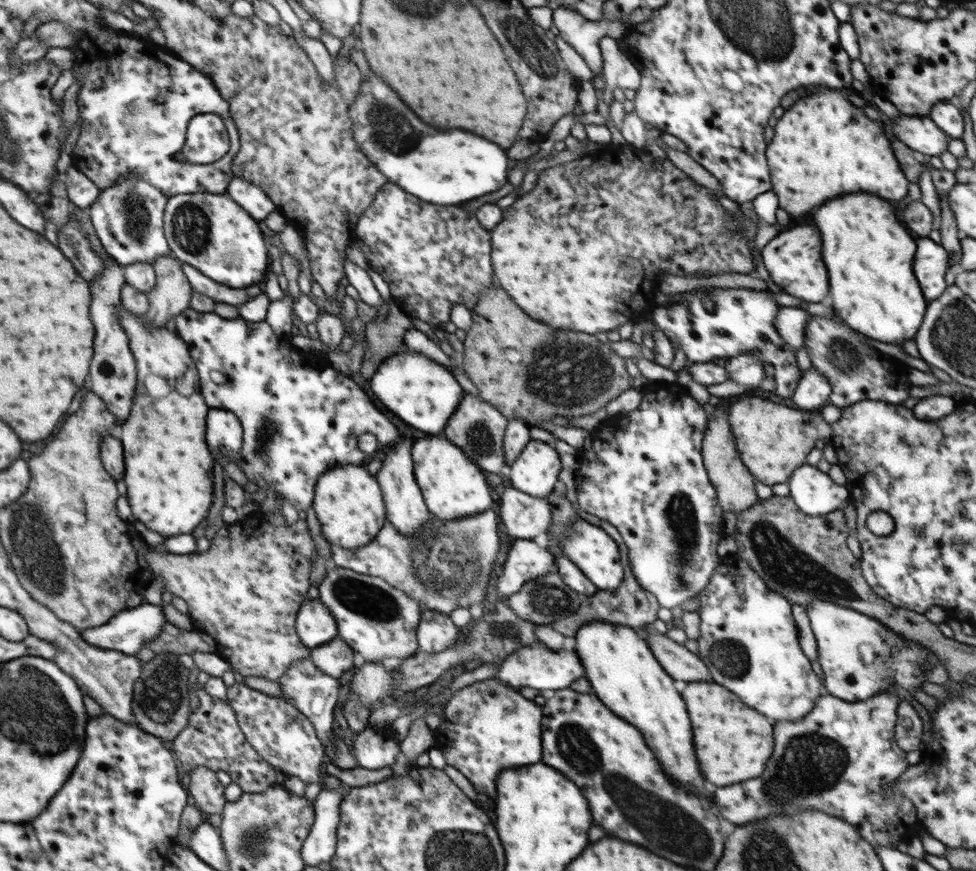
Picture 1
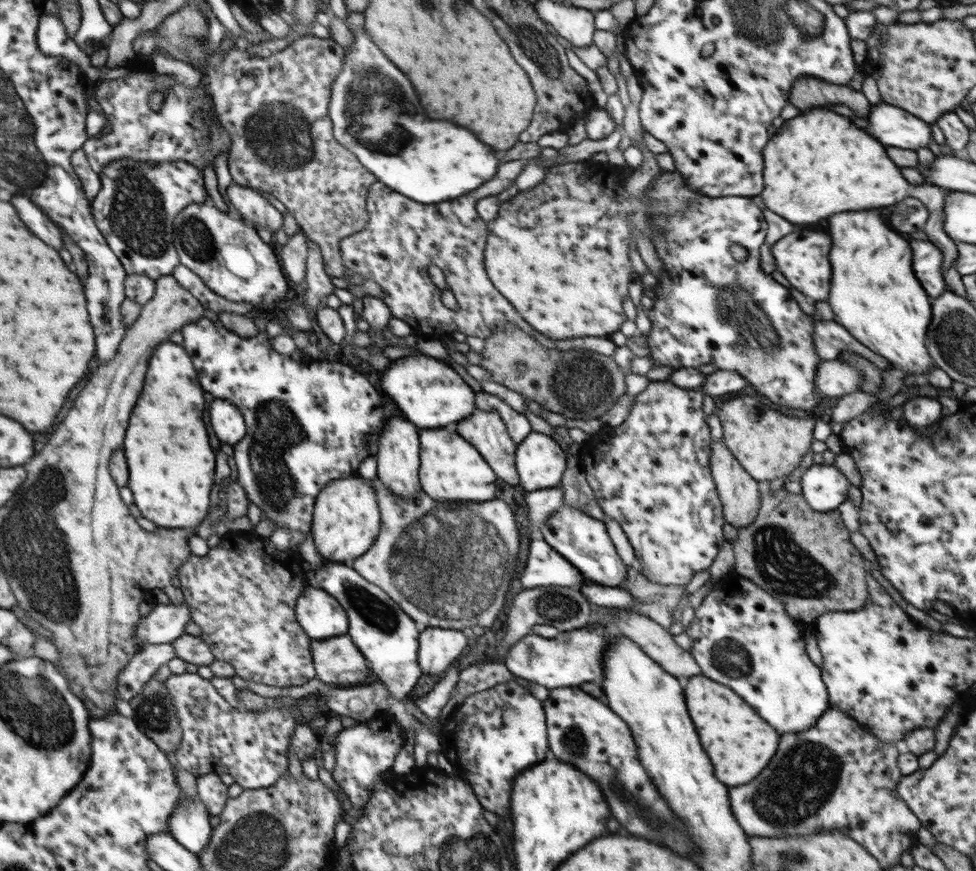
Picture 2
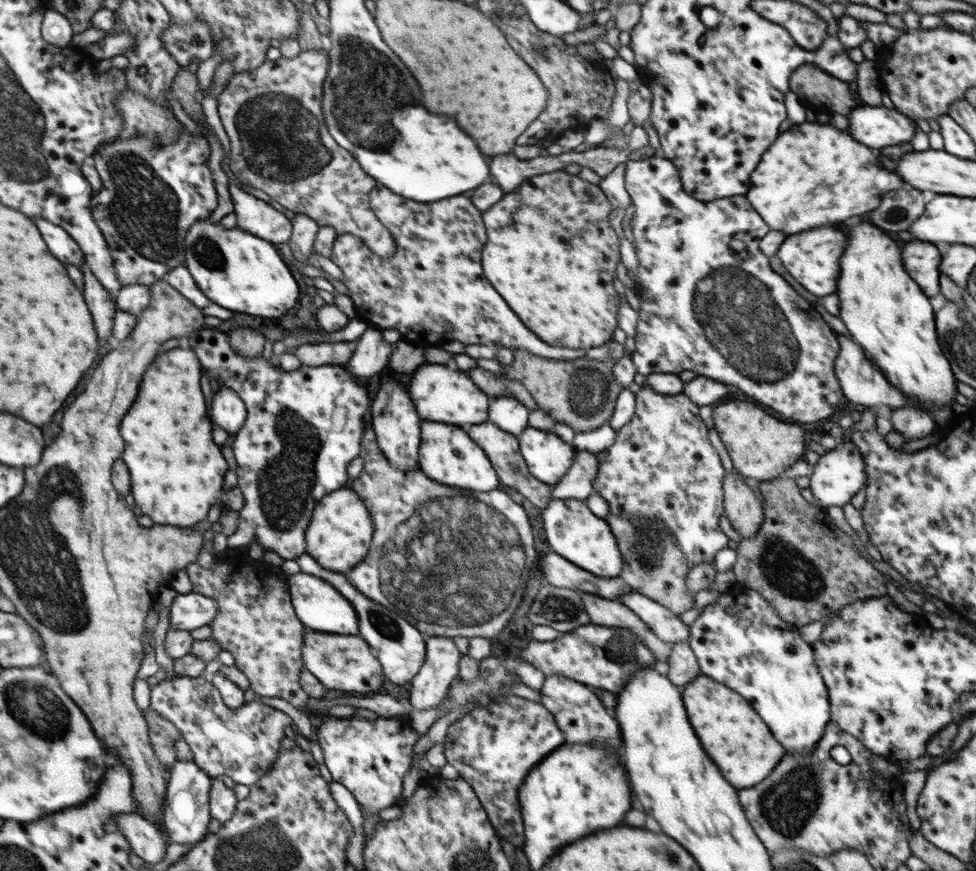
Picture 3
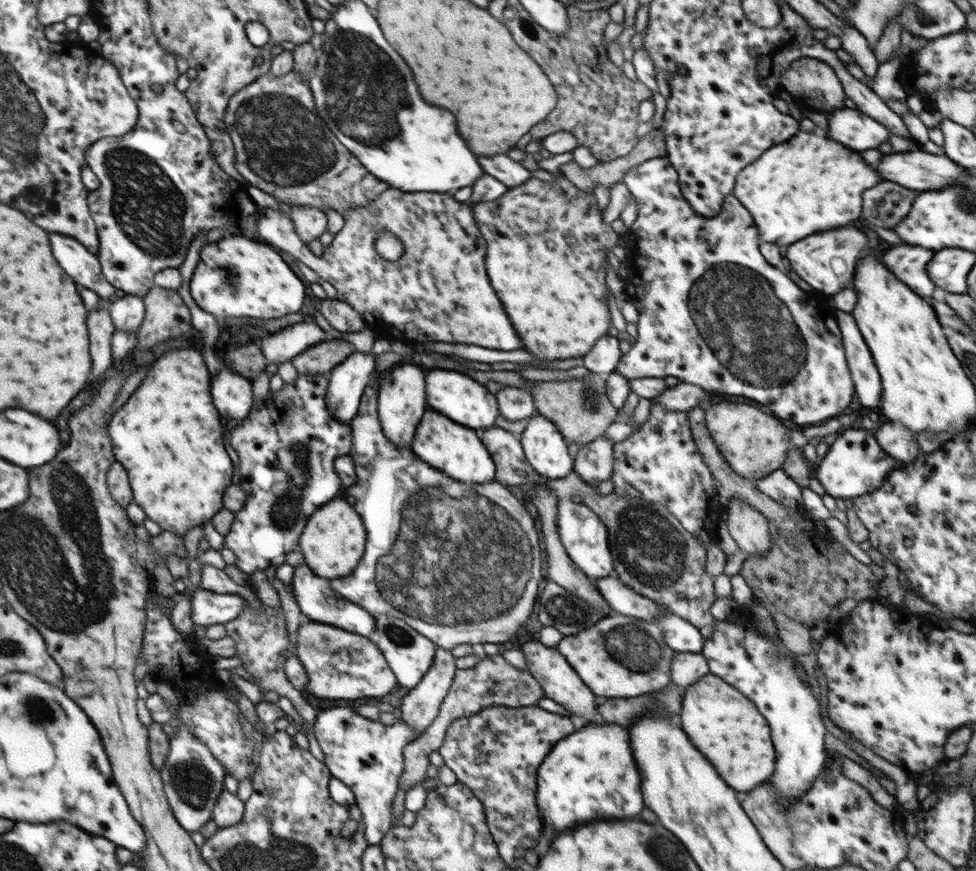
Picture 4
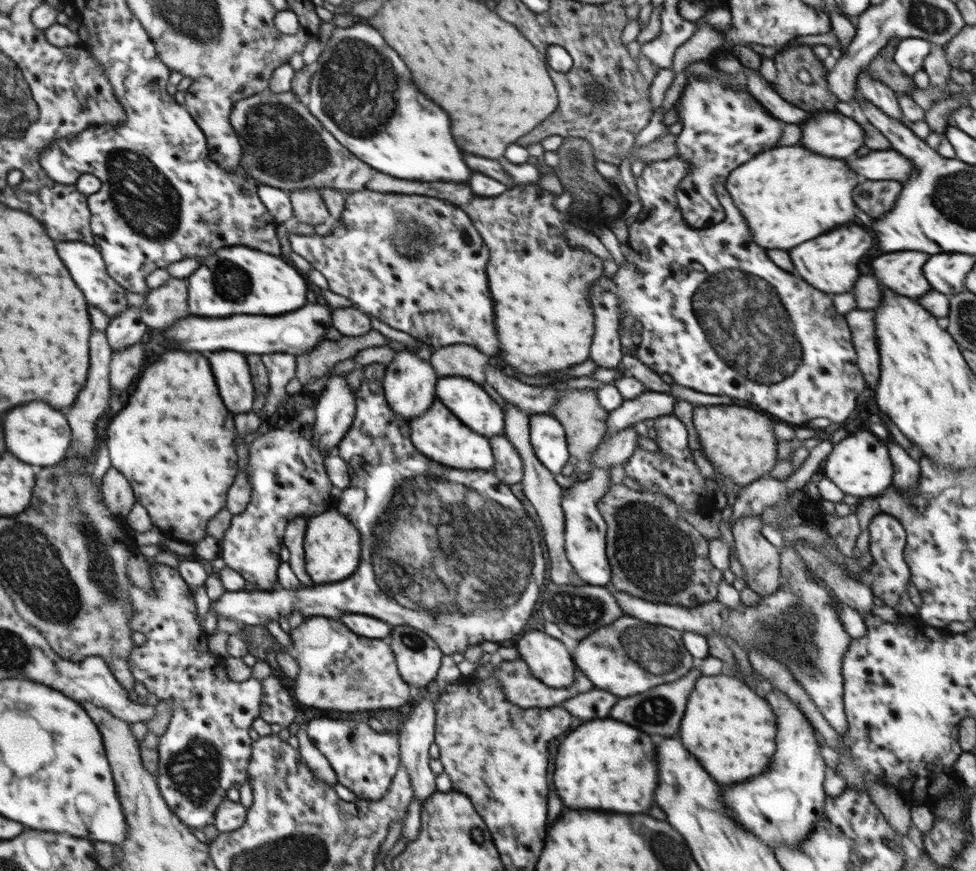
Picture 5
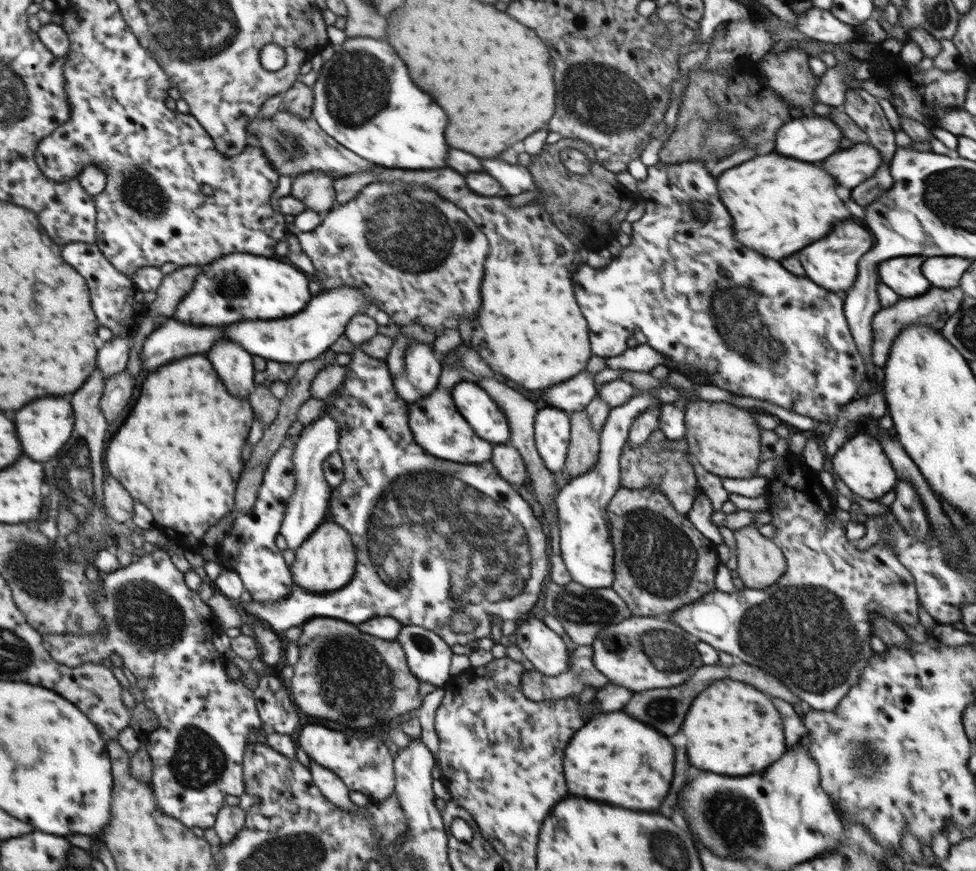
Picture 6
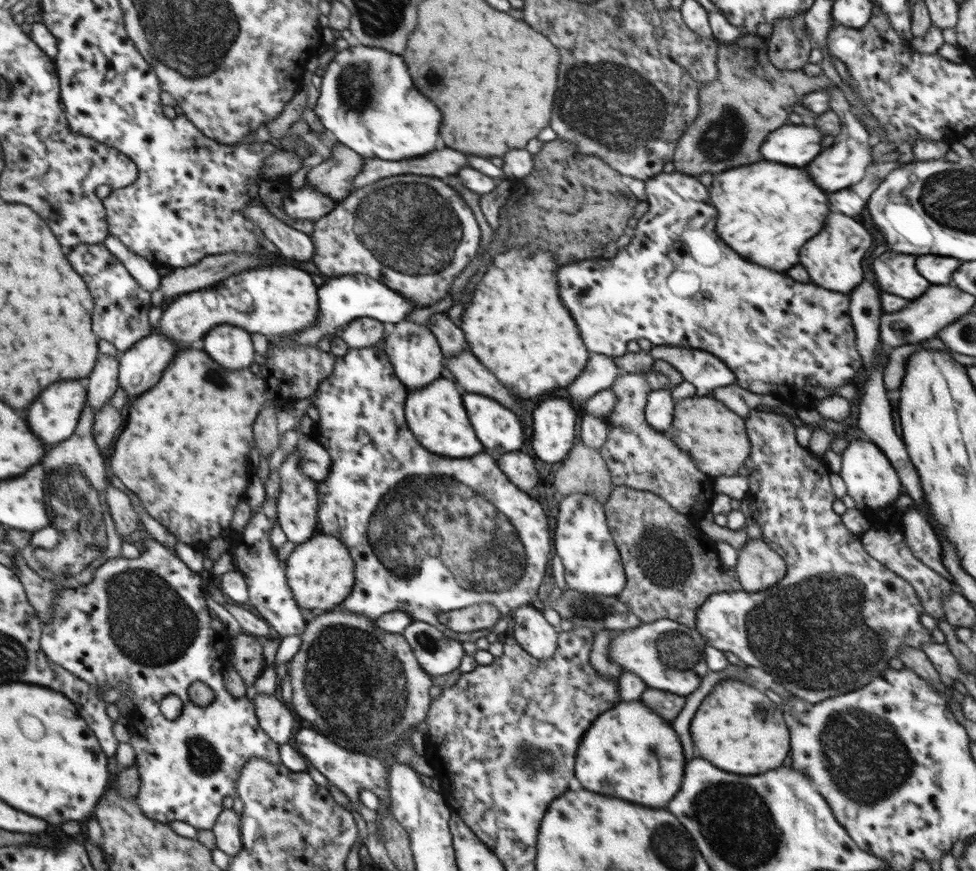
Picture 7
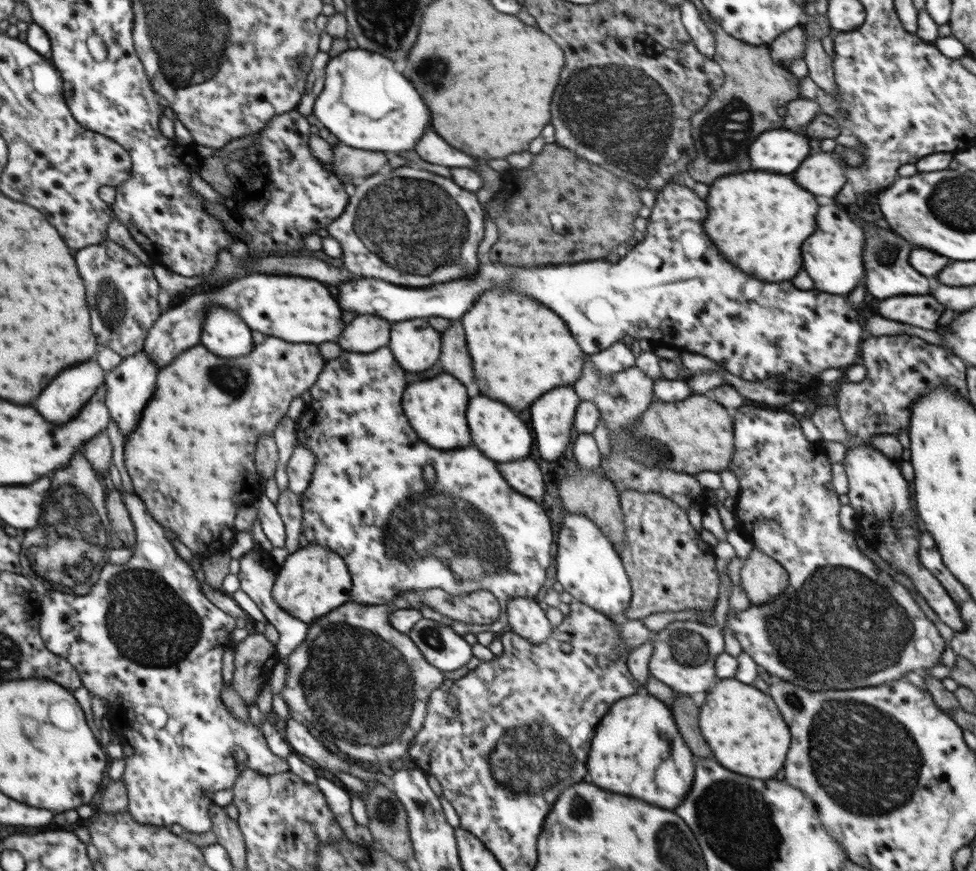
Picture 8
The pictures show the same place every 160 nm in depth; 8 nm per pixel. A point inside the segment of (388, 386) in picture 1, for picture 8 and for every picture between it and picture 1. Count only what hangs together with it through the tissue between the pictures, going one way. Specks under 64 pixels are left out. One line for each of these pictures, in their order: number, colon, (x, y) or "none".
2: (429, 391)
3: (441, 394)
4: (449, 392)
5: (468, 401)
6: (480, 410)
7: (497, 428)
8: (495, 429)

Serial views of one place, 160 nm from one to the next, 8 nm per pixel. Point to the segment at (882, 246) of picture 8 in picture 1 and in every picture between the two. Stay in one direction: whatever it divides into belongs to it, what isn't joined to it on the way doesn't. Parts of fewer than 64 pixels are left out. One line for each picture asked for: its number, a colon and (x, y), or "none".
1: (931, 263)
2: (927, 259)
3: (921, 260)
4: (908, 263)
5: (902, 271)
6: (903, 274)
7: (895, 273)

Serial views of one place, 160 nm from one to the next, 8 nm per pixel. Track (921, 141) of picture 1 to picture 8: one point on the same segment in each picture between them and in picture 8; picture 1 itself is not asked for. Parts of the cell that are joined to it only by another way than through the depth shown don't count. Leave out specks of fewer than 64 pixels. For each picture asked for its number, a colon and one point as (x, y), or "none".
2: (892, 126)
3: (877, 127)
4: (850, 127)
5: (829, 133)
6: (812, 137)
7: (795, 145)
8: (781, 150)

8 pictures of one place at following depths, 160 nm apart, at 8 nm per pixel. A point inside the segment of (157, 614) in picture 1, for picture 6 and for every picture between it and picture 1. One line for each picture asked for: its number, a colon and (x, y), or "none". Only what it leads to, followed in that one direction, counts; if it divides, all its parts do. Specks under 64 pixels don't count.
2: (166, 622)
3: (192, 610)
4: (207, 608)
5: (463, 576)
6: (448, 543)

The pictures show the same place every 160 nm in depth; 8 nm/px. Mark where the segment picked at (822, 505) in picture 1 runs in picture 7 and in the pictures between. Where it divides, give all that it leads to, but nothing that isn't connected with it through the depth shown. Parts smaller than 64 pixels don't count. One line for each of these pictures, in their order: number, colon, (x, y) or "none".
2: (824, 487)
3: (839, 474)
4: (855, 464)
5: (860, 465)
6: (861, 463)
7: (873, 483)

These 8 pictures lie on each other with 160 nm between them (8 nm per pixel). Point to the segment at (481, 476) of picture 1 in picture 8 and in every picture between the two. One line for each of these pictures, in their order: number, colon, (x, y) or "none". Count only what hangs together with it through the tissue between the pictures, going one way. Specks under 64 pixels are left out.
2: (451, 469)
3: (447, 454)
4: (457, 451)
5: (440, 436)
6: (437, 427)
7: (436, 416)
8: (436, 407)

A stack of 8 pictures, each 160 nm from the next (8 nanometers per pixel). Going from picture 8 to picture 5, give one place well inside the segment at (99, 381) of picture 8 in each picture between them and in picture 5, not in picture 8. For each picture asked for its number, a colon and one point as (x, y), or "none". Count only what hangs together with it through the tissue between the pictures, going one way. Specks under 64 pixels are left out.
5: (41, 436)
6: (44, 426)
7: (55, 417)

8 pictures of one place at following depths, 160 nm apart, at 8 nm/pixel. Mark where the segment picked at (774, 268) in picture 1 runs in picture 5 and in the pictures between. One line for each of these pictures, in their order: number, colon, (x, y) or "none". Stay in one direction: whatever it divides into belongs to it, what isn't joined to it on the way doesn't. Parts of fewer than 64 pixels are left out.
2: (802, 256)
3: (813, 258)
4: (826, 261)
5: (830, 263)

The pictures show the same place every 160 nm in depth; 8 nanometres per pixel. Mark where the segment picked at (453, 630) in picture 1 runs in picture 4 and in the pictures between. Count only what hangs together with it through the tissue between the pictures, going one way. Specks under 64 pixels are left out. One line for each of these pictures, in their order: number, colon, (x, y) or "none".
2: (438, 647)
3: (430, 686)
4: (420, 706)

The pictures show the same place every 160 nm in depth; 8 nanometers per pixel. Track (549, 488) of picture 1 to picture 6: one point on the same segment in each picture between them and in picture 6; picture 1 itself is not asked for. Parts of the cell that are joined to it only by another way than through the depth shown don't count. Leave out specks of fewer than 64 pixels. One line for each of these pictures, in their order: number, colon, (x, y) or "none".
2: (540, 462)
3: (548, 457)
4: (545, 449)
5: (547, 436)
6: (551, 427)

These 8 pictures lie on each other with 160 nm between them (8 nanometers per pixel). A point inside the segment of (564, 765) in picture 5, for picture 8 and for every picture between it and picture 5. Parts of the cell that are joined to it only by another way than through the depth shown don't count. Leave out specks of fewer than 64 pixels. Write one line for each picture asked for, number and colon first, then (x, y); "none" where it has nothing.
6: (614, 757)
7: (612, 759)
8: (638, 735)

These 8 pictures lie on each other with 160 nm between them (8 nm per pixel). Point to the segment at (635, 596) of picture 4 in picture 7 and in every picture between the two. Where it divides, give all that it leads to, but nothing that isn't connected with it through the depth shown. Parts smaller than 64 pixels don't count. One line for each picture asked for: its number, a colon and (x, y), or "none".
5: (798, 625)
6: (811, 629)
7: (837, 618)

